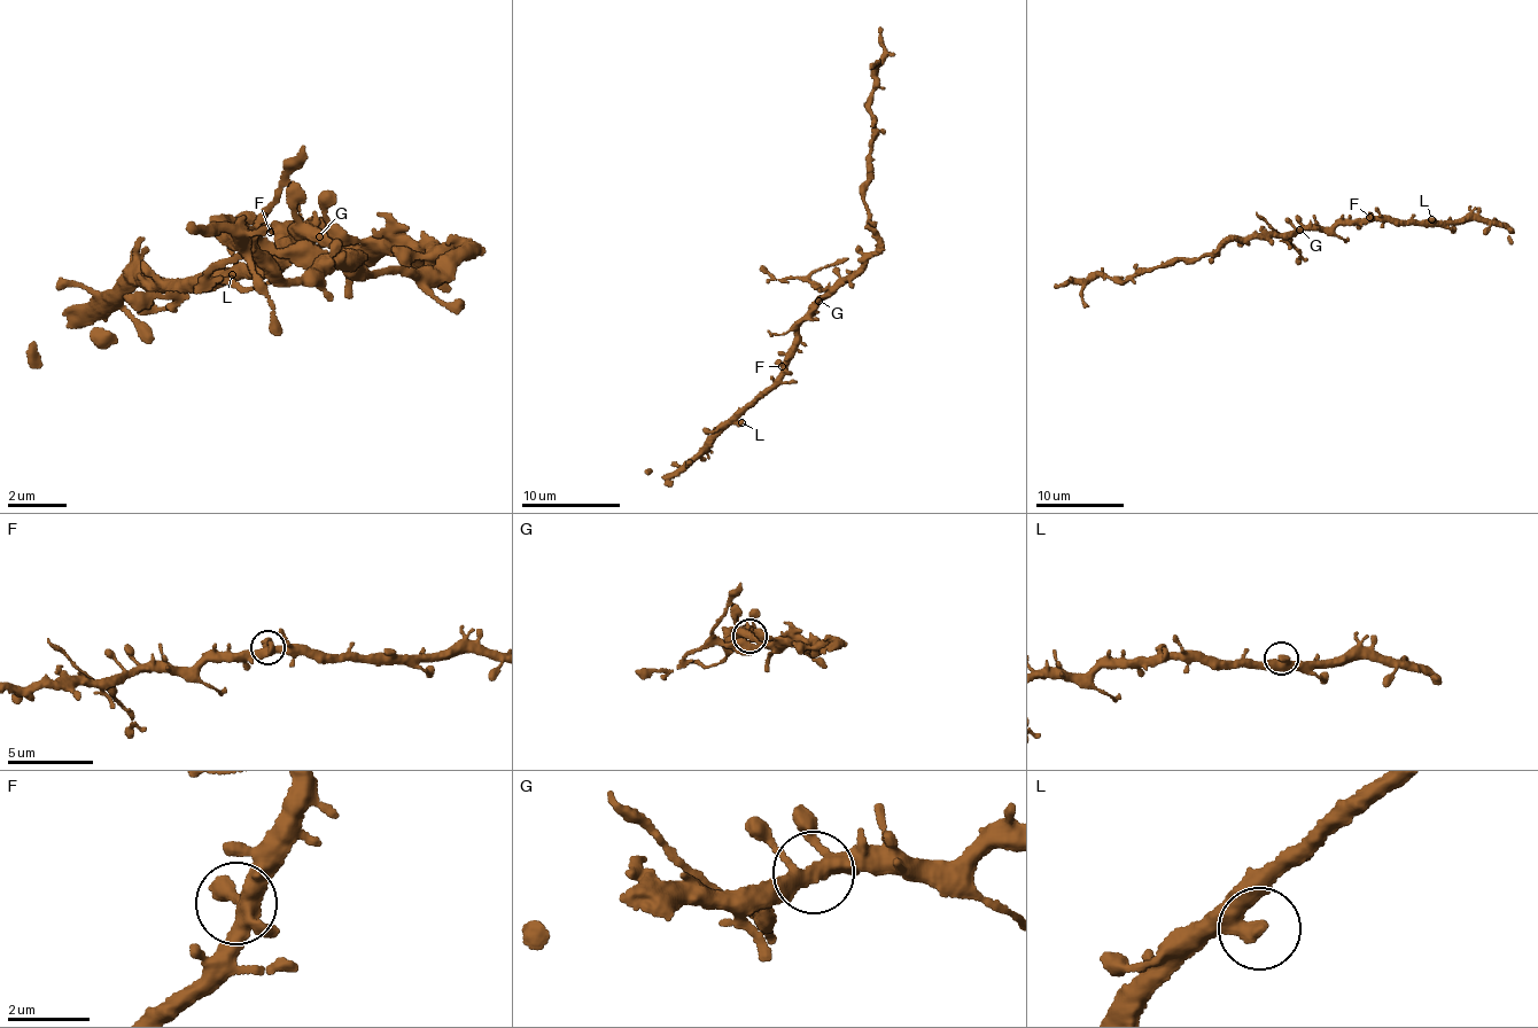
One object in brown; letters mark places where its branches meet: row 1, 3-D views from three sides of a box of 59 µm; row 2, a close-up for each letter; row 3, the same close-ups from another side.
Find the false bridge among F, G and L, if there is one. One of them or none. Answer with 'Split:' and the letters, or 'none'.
Split: none

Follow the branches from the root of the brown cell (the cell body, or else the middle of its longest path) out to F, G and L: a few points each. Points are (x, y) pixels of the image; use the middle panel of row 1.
F: (837, 289), (822, 291), (800, 324), (798, 340), (782, 366)
G: (837, 289), (822, 291), (818, 302)
L: (837, 289), (822, 291), (800, 324), (798, 342), (783, 370), (751, 400), (740, 414), (742, 422)

